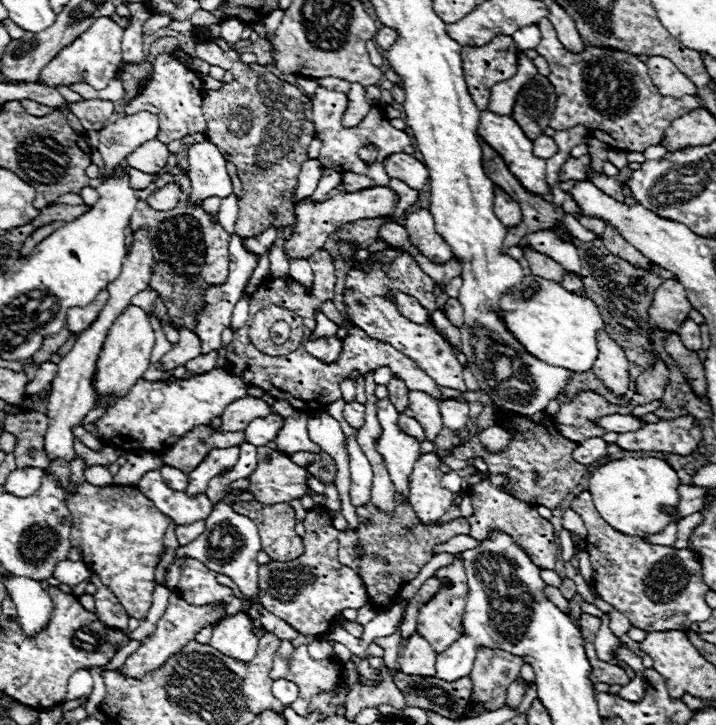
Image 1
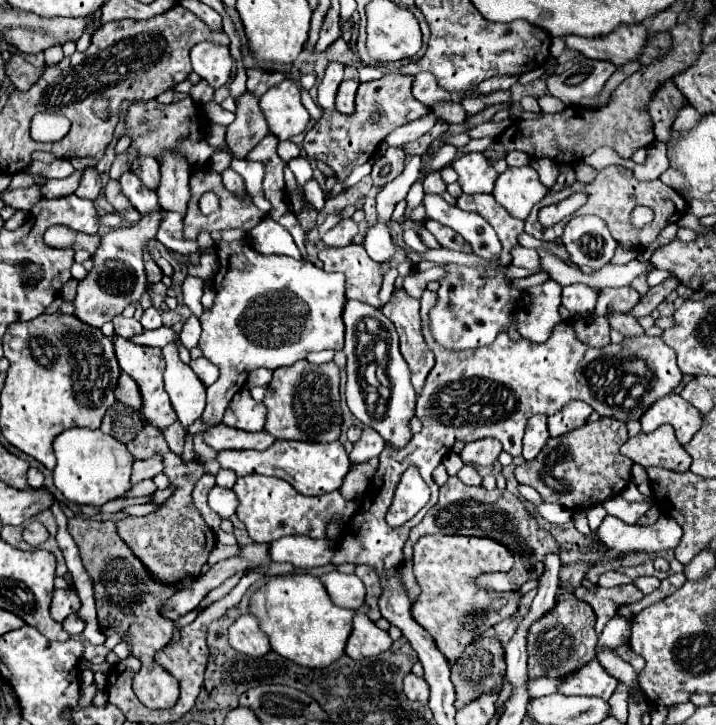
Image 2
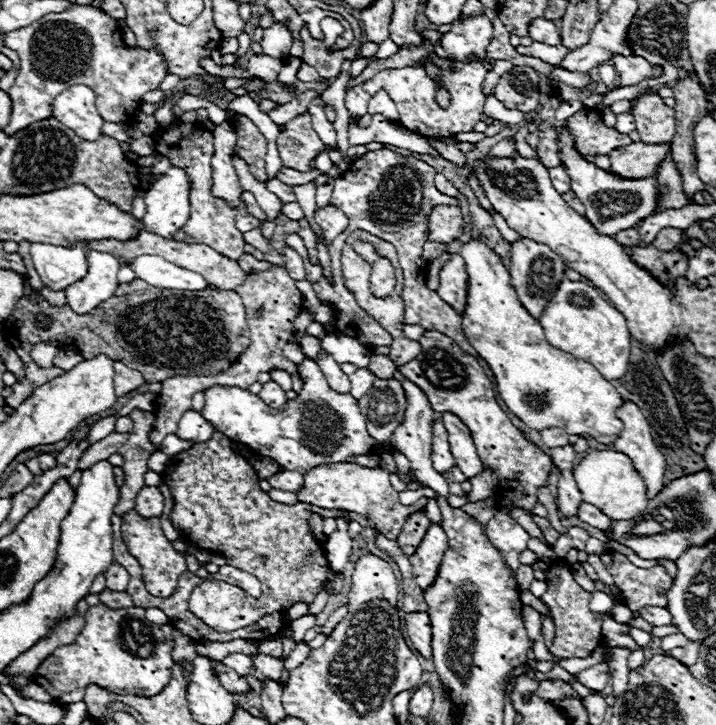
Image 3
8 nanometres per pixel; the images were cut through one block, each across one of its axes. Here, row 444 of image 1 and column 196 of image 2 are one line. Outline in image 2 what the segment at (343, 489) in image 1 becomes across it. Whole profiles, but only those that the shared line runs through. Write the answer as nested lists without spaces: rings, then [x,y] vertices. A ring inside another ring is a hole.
[[[192,316],[192,318],[184,324],[184,328],[182,328],[182,332],[180,332],[180,342],[182,342],[182,346],[188,348],[188,350],[192,350],[194,346],[198,346],[200,330],[202,330],[200,320],[198,320],[196,316]]]

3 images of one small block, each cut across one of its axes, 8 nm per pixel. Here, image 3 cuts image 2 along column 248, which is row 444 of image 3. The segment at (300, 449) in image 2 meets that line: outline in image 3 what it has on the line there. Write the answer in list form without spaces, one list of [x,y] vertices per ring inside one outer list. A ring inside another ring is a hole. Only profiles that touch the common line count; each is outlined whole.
[[[442,412],[440,420],[448,432],[448,440],[450,440],[450,448],[456,460],[456,466],[466,474],[466,478],[474,478],[482,472],[482,460],[476,454],[476,446],[472,442],[472,434],[466,428],[466,424],[450,412]]]

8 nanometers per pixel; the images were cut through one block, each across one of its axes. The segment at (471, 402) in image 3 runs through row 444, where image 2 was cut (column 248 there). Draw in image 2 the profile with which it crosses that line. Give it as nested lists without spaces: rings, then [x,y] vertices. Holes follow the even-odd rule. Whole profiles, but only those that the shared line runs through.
[[[244,476],[238,478],[236,486],[232,488],[240,500],[238,506],[238,518],[244,522],[248,536],[256,544],[268,544],[272,540],[278,540],[282,536],[310,536],[310,538],[324,538],[326,536],[326,524],[342,516],[346,522],[350,516],[356,512],[356,504],[344,500],[344,496],[336,490],[330,494],[324,494],[322,498],[318,496],[302,496],[298,494],[286,480],[280,478],[268,478],[268,476]]]

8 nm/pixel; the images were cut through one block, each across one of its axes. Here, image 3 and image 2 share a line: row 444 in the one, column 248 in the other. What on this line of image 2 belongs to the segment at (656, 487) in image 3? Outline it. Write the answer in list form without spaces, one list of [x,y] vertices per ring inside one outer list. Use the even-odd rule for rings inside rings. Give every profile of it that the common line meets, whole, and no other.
[[[252,614],[240,616],[230,626],[230,646],[252,658],[260,658],[270,652],[270,640],[260,630],[258,618]]]

